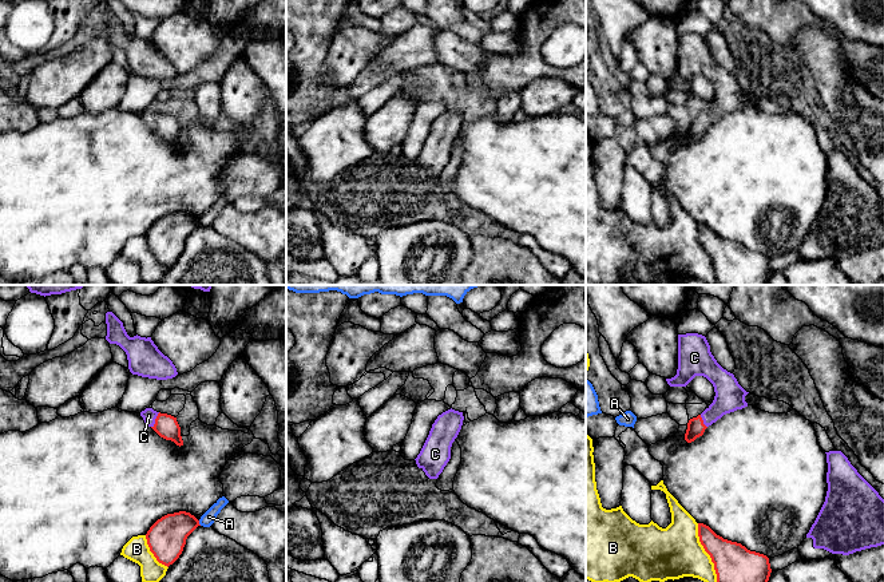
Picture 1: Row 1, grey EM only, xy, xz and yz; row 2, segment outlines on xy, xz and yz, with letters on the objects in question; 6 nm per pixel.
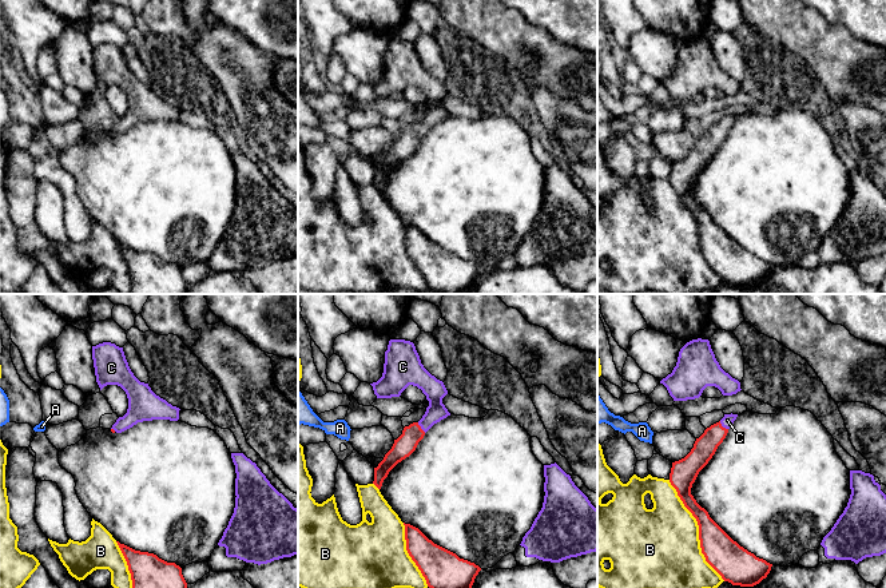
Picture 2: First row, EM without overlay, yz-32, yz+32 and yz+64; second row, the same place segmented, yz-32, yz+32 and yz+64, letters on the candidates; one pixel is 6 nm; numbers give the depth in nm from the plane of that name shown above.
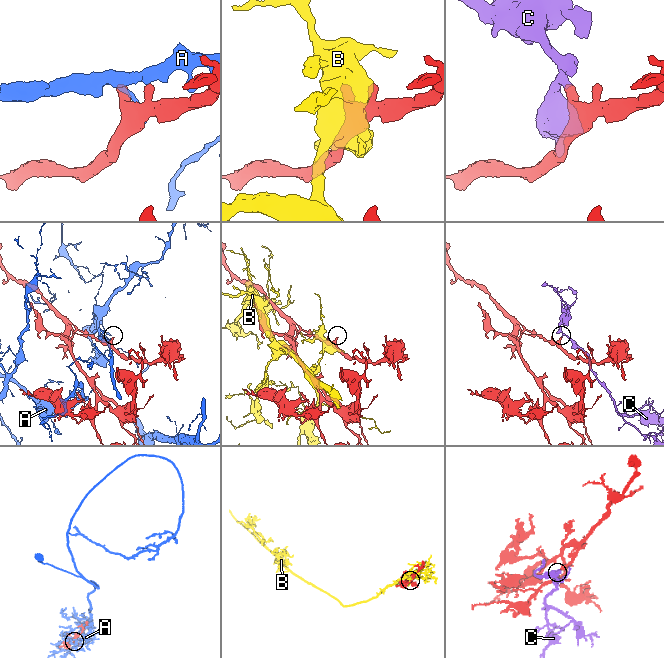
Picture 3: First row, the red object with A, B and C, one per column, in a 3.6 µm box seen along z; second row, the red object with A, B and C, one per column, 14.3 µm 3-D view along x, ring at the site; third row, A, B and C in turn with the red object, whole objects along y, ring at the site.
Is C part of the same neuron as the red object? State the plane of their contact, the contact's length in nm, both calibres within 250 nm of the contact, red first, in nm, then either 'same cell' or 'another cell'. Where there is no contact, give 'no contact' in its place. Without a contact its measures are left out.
contact in xy; length 110 nm; calibres 140 and 90 nm; same cell

